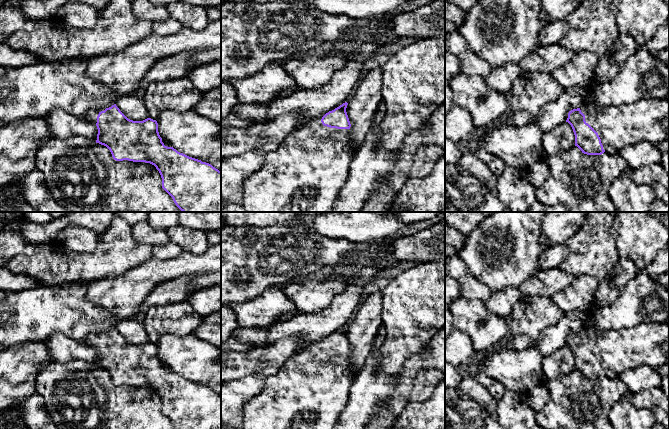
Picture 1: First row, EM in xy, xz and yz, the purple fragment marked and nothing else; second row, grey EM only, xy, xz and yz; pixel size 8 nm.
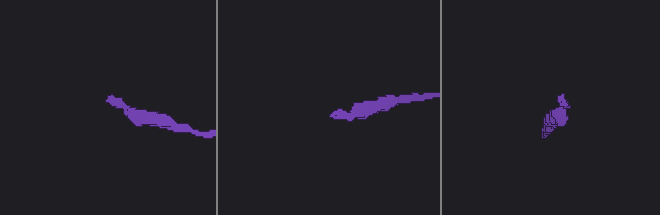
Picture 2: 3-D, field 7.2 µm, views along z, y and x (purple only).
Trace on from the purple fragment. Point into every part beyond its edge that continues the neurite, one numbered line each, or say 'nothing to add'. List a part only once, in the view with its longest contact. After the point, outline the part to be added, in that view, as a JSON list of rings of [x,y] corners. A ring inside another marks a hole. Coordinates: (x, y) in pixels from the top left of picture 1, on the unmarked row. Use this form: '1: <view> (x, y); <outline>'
1: xz (310, 391); [[[322,341],[310,344],[303,350],[300,350],[283,365],[277,374],[265,377],[265,387],[261,393],[253,396],[244,405],[242,429],[334,429],[336,427],[339,416],[349,401],[350,387],[354,381],[355,372],[350,368],[350,353],[337,353],[324,350],[321,346]]]

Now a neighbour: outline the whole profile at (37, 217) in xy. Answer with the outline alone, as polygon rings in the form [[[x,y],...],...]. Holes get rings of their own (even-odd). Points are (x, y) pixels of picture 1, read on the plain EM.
[[[23,212],[22,216],[26,221],[41,224],[50,223],[54,219],[51,212]]]

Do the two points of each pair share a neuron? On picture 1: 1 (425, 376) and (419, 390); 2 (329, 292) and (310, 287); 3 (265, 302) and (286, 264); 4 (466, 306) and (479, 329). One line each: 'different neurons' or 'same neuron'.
1: same neuron
2: same neuron
3: different neurons
4: same neuron

